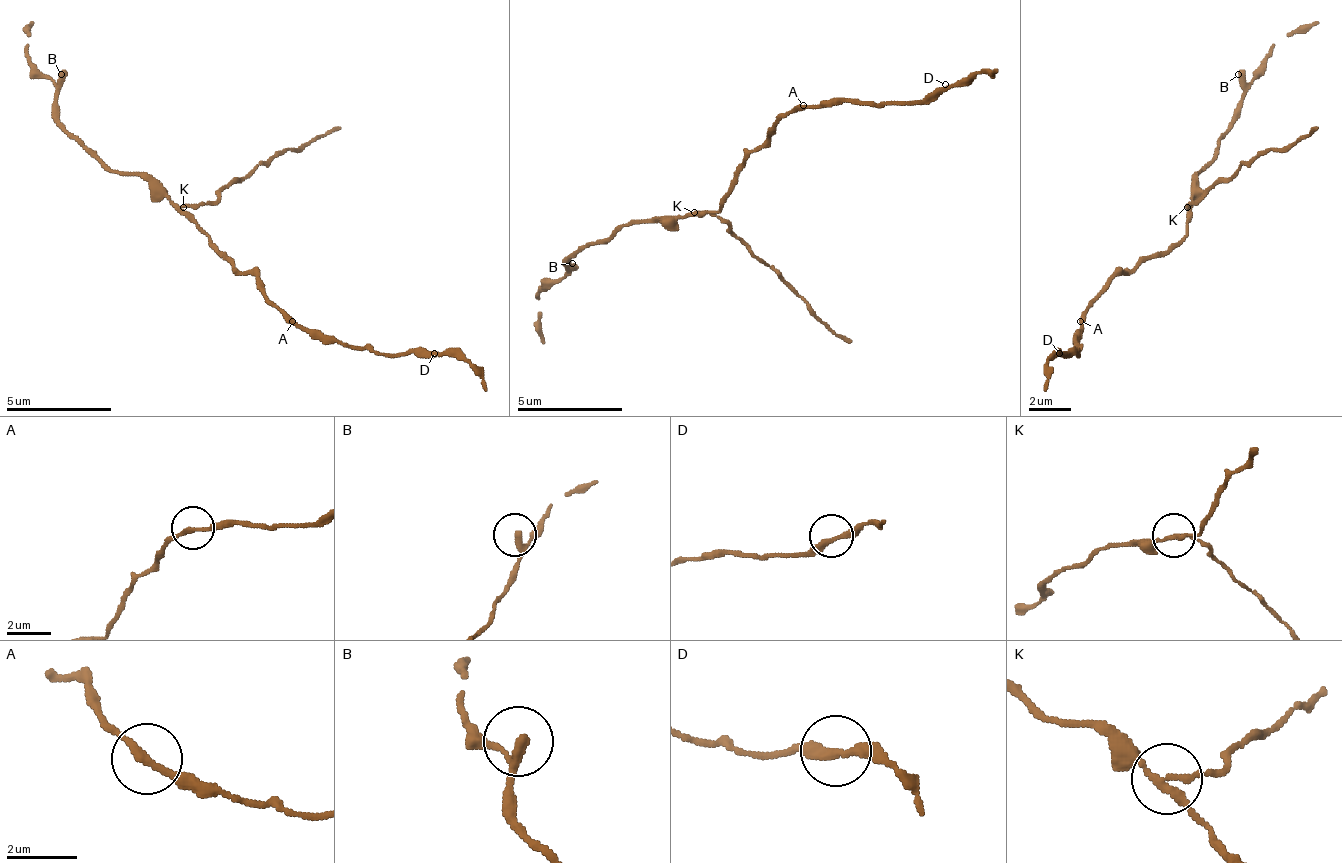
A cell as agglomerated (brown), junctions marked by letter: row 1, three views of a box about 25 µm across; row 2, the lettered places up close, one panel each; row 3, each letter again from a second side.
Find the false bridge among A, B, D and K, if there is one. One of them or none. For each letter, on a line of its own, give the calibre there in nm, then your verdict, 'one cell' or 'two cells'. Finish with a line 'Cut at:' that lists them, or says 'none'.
A: 190 nm | one cell
B: 220 nm | one cell
D: 280 nm | one cell
K: 170 nm | two cells
Cut at: K

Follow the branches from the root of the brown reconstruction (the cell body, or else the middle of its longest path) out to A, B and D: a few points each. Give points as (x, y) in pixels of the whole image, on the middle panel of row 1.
A: (729, 195), (735, 189), (735, 168), (793, 110), (803, 105)
B: (729, 195), (714, 210), (629, 221), (598, 242), (587, 242), (566, 263), (572, 268), (572, 263)
D: (729, 195), (735, 168), (793, 110), (840, 100), (861, 105), (929, 100), (945, 84)

